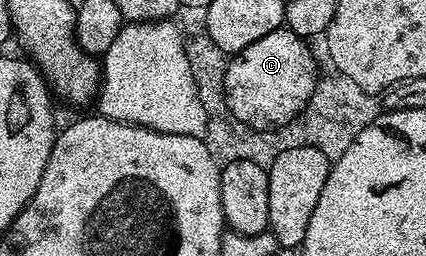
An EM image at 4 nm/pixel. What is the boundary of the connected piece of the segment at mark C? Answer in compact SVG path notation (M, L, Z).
M282 26L227 61L224 90L234 117L251 128L269 130L288 124L310 102L318 69L309 41Z

